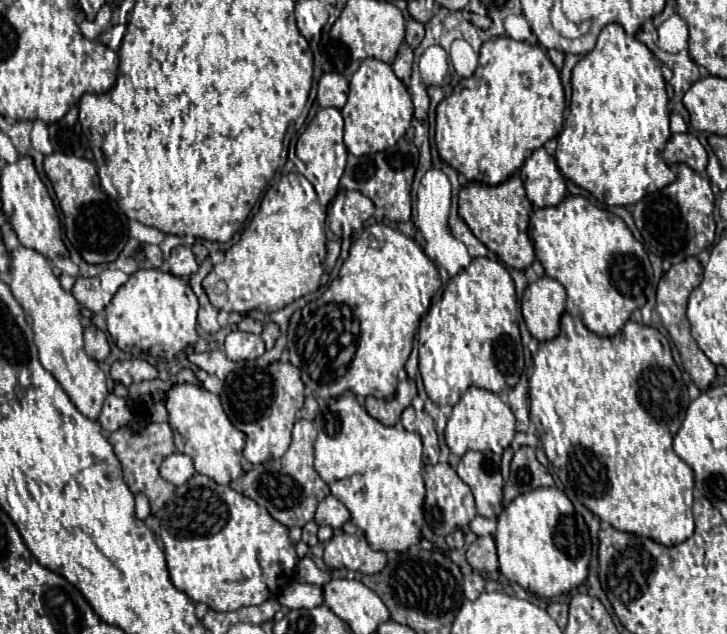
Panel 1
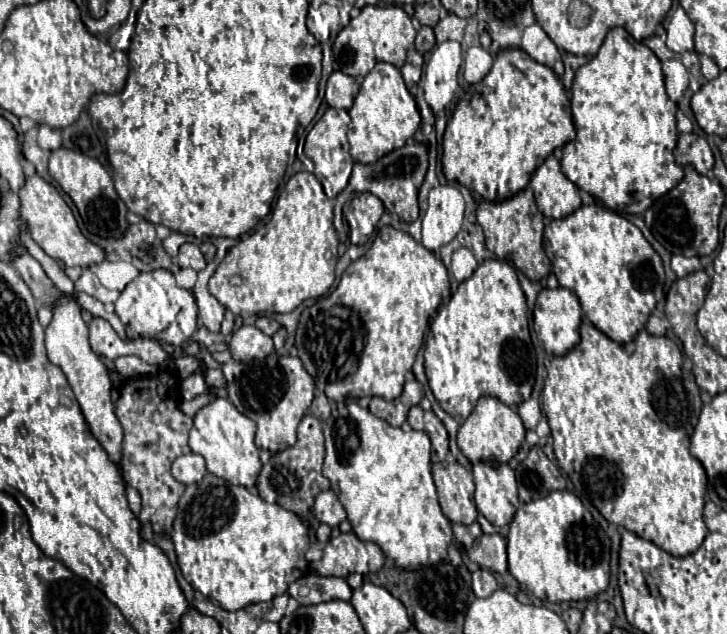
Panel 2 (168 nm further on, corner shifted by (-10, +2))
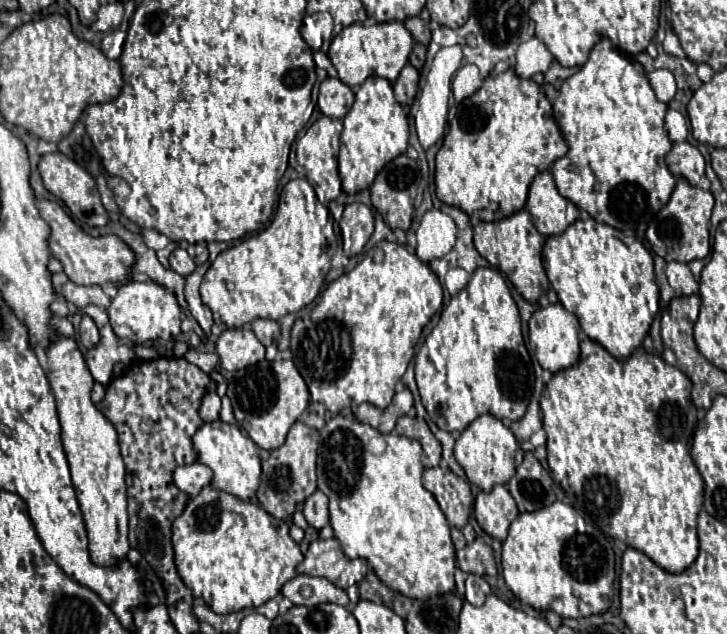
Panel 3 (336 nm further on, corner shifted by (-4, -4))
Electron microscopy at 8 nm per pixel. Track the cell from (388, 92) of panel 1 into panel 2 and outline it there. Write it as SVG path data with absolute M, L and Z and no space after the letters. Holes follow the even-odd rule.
M378 62L372 72L364 78L358 96L354 98L354 106L348 110L350 124L348 124L348 142L350 142L350 156L354 162L360 164L374 164L378 158L386 156L388 152L402 148L410 136L420 126L420 112L418 106L408 92L400 70L392 64Z

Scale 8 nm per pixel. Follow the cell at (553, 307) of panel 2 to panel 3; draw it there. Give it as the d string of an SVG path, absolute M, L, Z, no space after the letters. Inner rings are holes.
M560 302L558 304L550 304L546 308L538 308L530 322L528 322L528 338L530 338L530 346L534 348L534 354L540 362L542 368L550 370L550 372L558 372L564 370L568 366L572 366L578 360L580 354L580 324L578 318L566 310Z

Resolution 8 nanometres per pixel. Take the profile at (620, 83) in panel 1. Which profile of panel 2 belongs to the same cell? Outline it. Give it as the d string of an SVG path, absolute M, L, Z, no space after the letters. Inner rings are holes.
M612 28L598 54L576 70L570 108L576 140L564 146L560 160L562 172L572 184L598 198L606 208L620 214L642 214L654 200L664 196L684 178L682 166L678 166L672 156L678 140L676 104L666 96L660 60L642 42L632 40L624 28Z

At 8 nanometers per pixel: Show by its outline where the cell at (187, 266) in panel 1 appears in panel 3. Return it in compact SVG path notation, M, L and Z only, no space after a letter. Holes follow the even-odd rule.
M176 248L172 254L170 254L170 268L174 272L178 272L180 276L188 276L194 272L196 264L194 260L188 256L188 252L184 248Z

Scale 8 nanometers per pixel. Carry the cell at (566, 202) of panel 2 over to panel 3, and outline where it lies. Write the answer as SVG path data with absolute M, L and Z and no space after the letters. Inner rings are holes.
M540 172L528 190L526 210L532 216L536 230L544 236L554 236L566 230L574 220L578 220L578 206L568 198L560 196L552 174Z

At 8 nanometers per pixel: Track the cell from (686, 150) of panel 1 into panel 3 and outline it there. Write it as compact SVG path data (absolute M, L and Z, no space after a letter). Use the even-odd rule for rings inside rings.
M678 142L666 154L668 170L674 176L684 176L692 186L698 186L698 180L704 176L704 158L700 150L688 142Z

